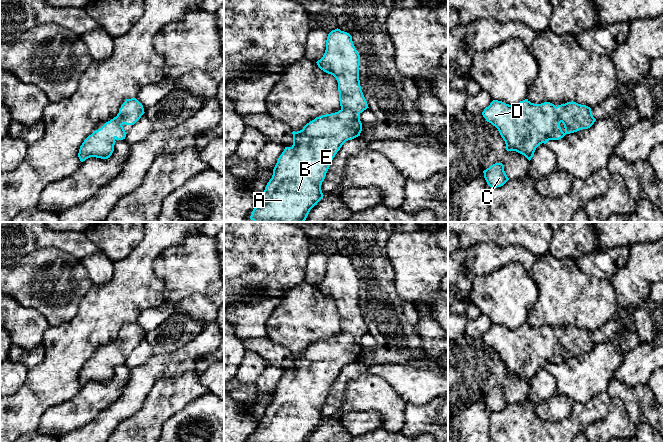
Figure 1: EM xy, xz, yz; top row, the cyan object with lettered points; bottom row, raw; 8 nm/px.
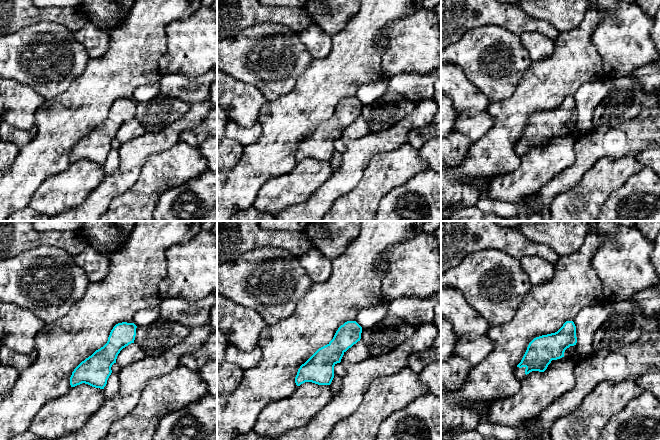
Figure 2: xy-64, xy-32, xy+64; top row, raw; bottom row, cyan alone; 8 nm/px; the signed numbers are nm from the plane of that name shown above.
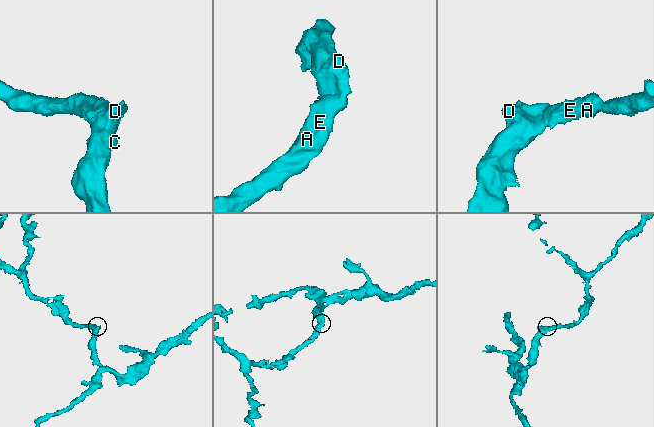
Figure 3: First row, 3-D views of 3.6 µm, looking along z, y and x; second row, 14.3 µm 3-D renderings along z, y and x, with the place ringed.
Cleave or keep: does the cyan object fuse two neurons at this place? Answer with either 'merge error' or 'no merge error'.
no merge error

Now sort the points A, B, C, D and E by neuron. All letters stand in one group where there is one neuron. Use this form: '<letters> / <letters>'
A B C D E

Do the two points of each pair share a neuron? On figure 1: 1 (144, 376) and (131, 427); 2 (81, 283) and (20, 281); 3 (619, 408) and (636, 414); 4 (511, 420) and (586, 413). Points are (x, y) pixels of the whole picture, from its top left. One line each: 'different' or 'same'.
1: different
2: same
3: different
4: same

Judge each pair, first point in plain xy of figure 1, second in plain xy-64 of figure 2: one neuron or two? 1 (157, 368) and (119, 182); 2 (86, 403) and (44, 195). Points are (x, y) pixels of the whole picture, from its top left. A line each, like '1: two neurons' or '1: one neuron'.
1: one neuron
2: one neuron

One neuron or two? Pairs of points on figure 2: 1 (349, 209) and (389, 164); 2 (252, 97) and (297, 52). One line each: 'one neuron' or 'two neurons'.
1: one neuron
2: two neurons

